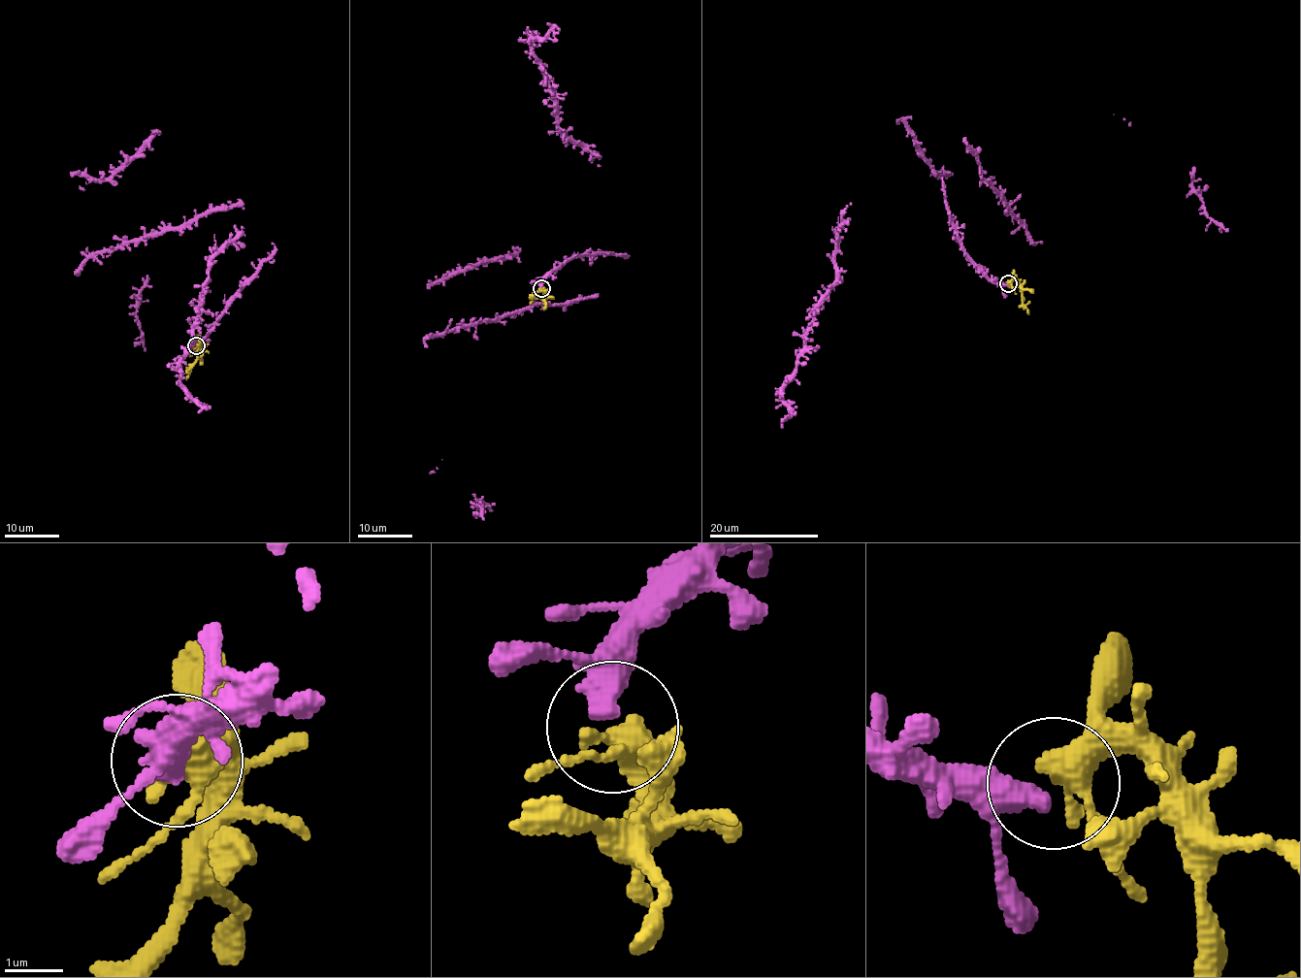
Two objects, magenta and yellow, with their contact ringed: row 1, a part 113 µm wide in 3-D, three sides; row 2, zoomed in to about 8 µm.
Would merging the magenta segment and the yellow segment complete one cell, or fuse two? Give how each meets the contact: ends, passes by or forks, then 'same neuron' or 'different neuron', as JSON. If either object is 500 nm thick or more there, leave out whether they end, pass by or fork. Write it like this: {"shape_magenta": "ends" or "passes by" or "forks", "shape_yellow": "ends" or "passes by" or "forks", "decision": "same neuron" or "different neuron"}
{"shape_magenta": "passes by", "shape_yellow": "passes by", "decision": "same neuron"}

